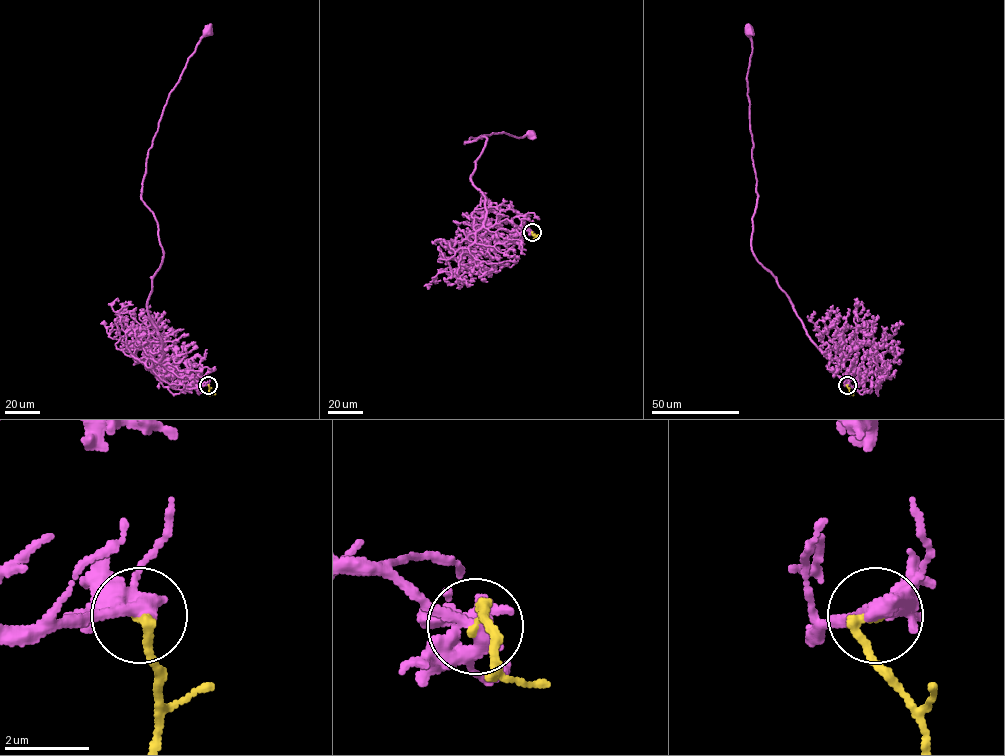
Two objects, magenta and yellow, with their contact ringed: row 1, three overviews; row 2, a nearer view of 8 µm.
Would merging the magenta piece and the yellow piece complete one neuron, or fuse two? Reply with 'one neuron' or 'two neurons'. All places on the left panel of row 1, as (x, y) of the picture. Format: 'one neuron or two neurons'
two neurons

